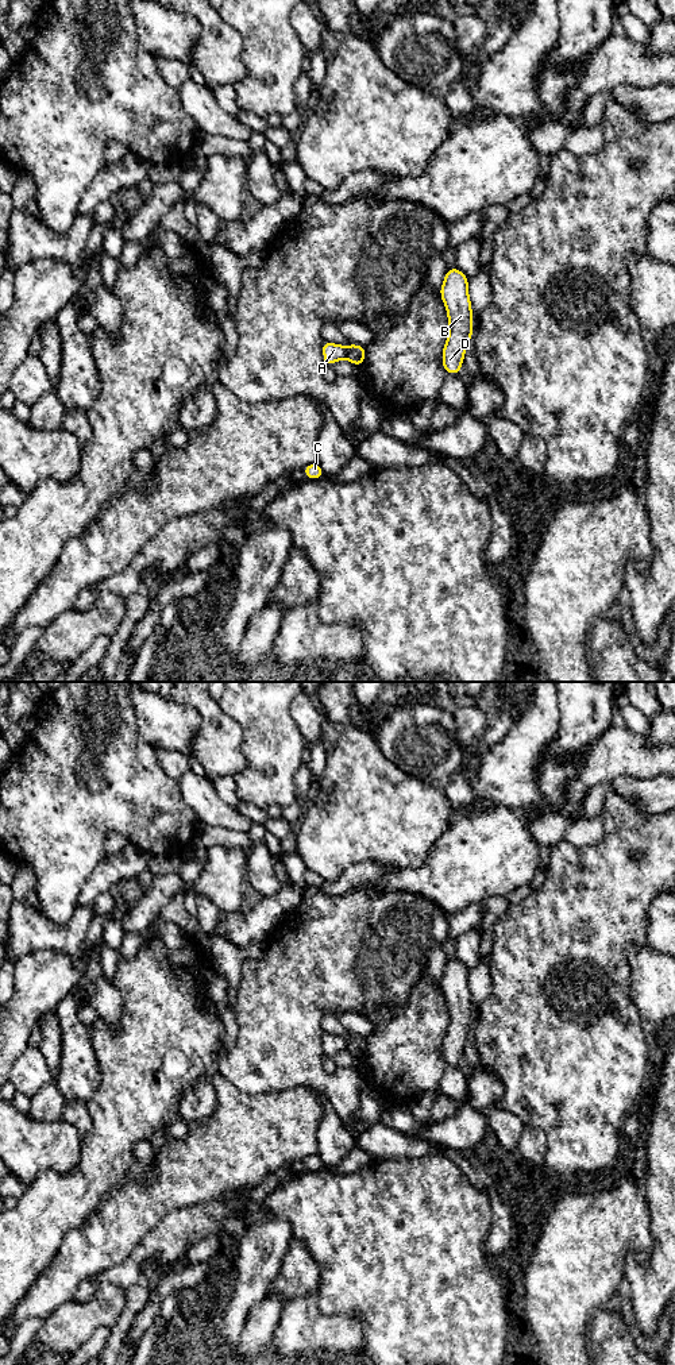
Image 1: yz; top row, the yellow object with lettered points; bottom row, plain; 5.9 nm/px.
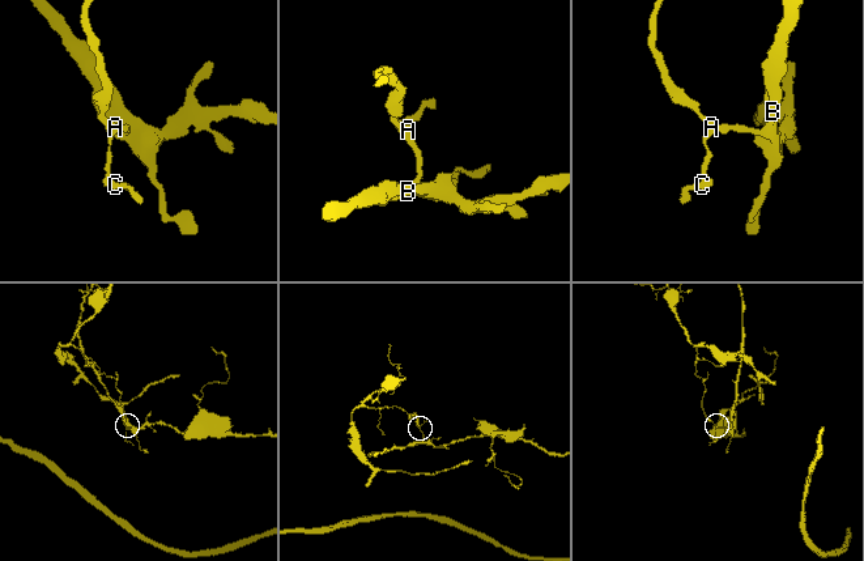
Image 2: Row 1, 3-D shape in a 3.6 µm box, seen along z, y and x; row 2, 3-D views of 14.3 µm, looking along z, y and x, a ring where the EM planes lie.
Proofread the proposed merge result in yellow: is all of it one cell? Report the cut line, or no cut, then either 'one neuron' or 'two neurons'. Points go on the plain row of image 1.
cut yz (350, 1037), (346, 1049); two neurons

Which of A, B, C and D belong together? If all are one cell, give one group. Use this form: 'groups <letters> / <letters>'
groups A C / B D

